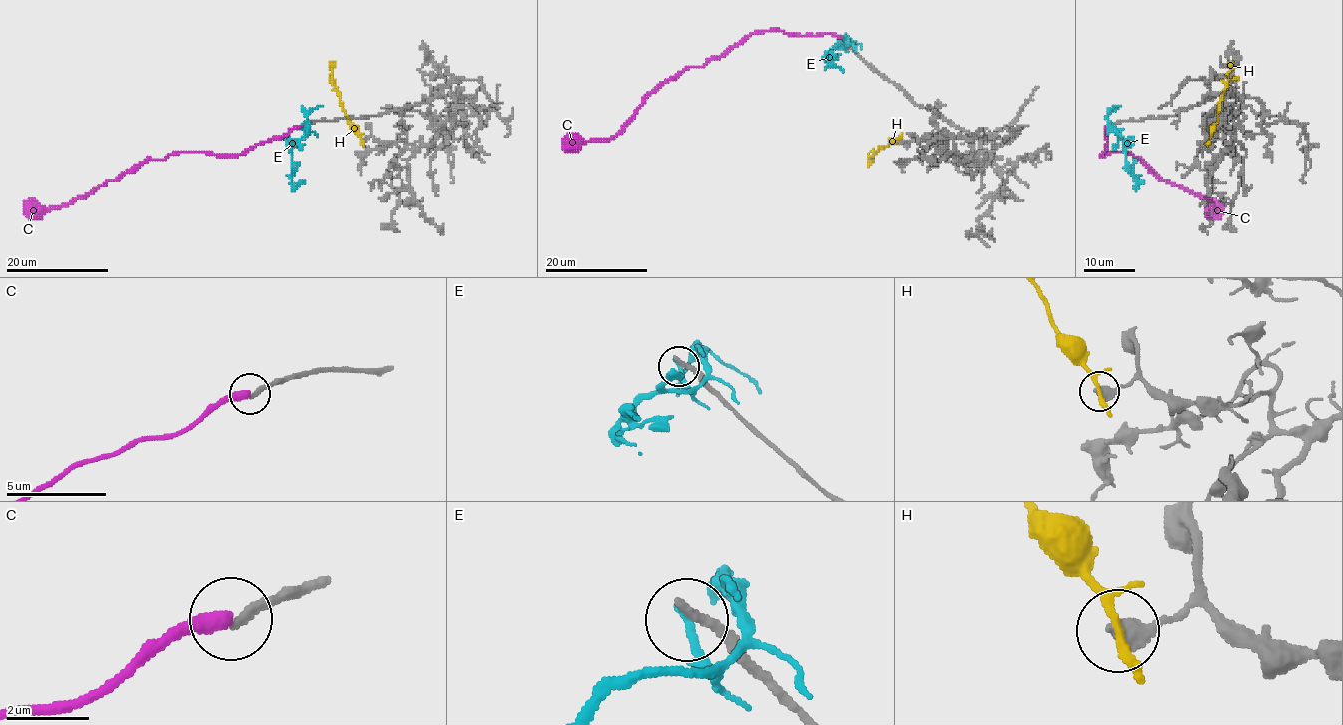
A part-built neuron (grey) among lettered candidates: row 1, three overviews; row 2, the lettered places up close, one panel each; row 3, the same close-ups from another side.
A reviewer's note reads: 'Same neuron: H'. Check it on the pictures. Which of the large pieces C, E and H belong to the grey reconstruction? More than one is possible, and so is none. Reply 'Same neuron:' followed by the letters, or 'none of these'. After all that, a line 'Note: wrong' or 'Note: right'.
Same neuron: none of these
Note: wrong

